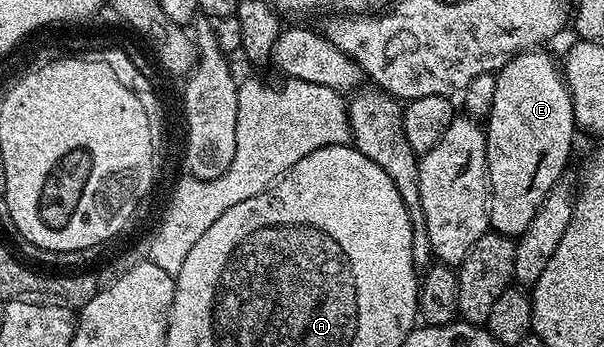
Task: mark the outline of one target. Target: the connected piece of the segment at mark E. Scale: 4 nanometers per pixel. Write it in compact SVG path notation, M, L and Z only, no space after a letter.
M544 49L523 51L513 56L495 73L494 105L486 117L486 161L488 162L488 222L500 235L518 237L534 221L538 205L546 201L550 189L565 178L568 158L572 155L572 138L578 135L572 98L558 70L558 63Z

